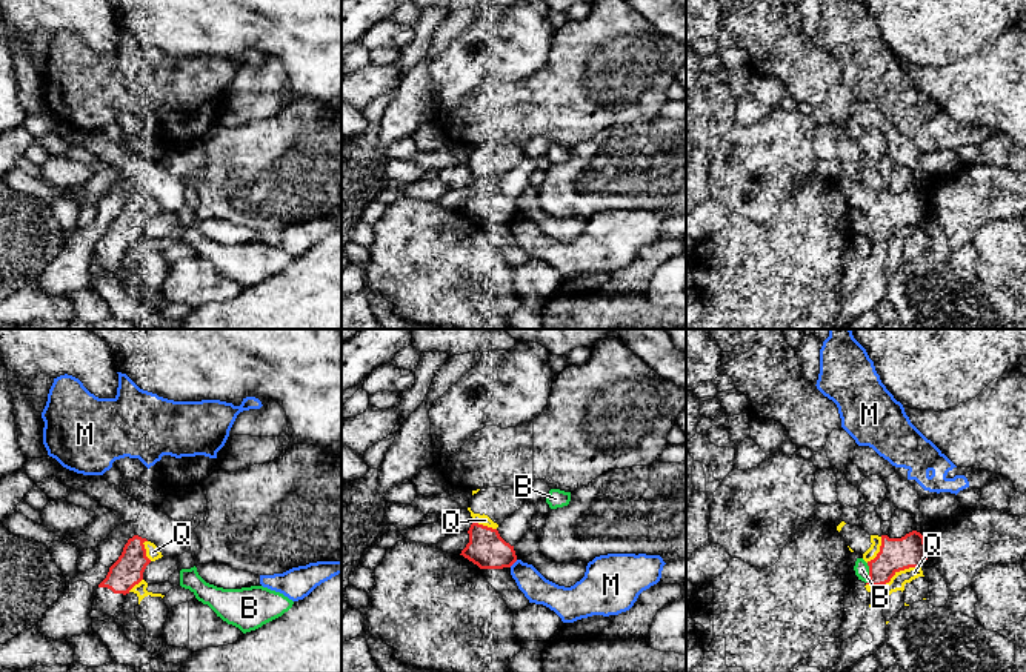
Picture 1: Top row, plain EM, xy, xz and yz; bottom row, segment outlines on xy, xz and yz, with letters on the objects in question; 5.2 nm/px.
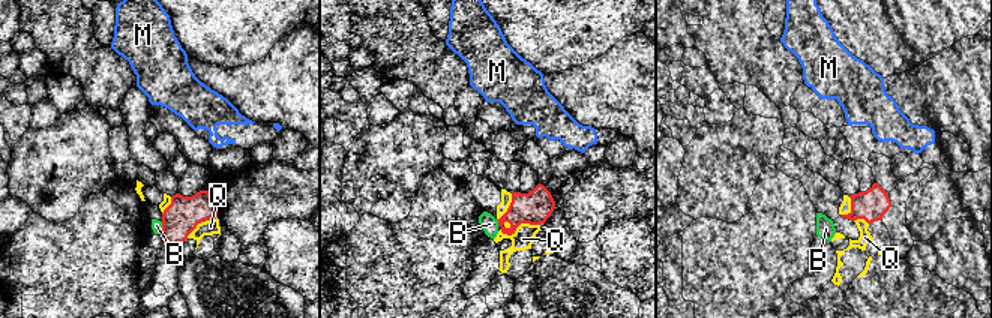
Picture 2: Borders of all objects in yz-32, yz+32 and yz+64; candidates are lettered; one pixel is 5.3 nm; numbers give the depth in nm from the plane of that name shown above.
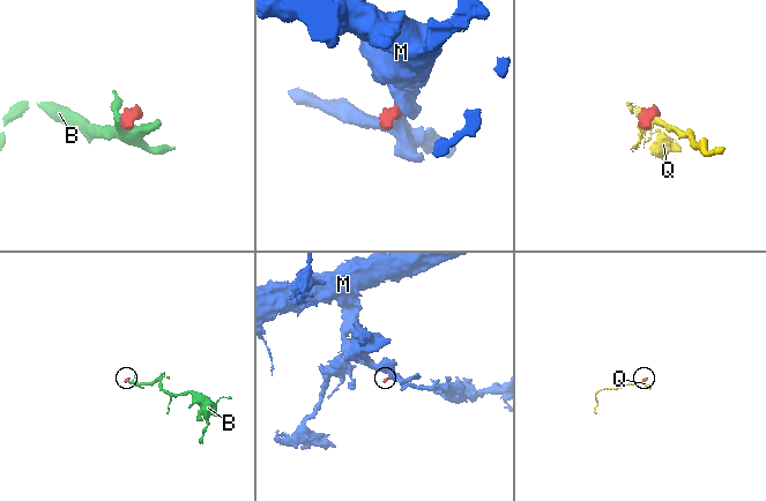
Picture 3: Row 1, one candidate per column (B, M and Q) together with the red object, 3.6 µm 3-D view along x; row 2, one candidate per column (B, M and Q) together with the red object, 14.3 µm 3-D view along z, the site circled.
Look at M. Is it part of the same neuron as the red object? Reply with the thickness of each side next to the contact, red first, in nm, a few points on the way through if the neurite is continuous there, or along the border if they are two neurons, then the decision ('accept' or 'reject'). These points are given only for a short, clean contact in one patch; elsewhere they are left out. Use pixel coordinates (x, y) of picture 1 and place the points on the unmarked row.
200 nm thick on the red side, 150 nm on the other; reject

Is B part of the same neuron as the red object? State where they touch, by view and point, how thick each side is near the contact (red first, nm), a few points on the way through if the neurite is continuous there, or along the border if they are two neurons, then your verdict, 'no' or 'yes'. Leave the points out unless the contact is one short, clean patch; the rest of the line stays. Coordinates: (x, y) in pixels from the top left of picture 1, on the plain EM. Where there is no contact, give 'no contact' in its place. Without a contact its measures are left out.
meets red in yz at (869, 229); 180 nm thick on the red side, 80 nm on the other; no

